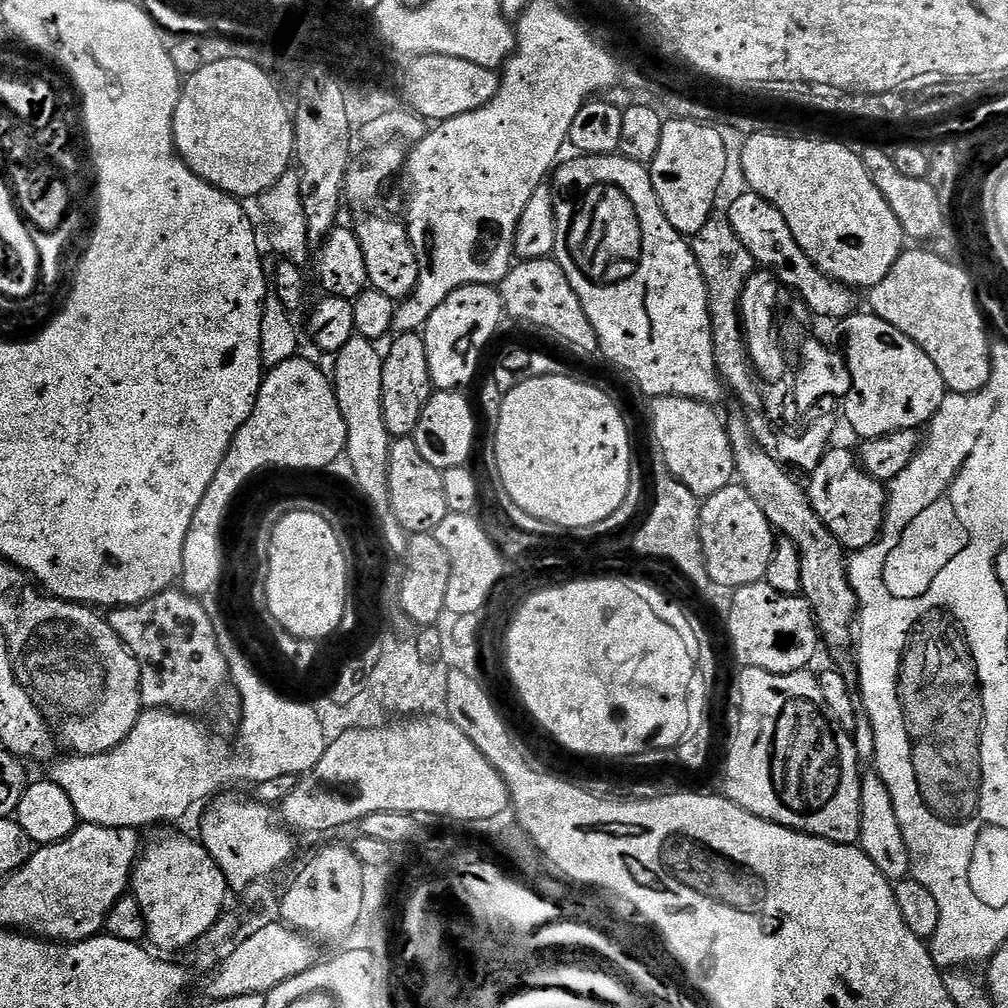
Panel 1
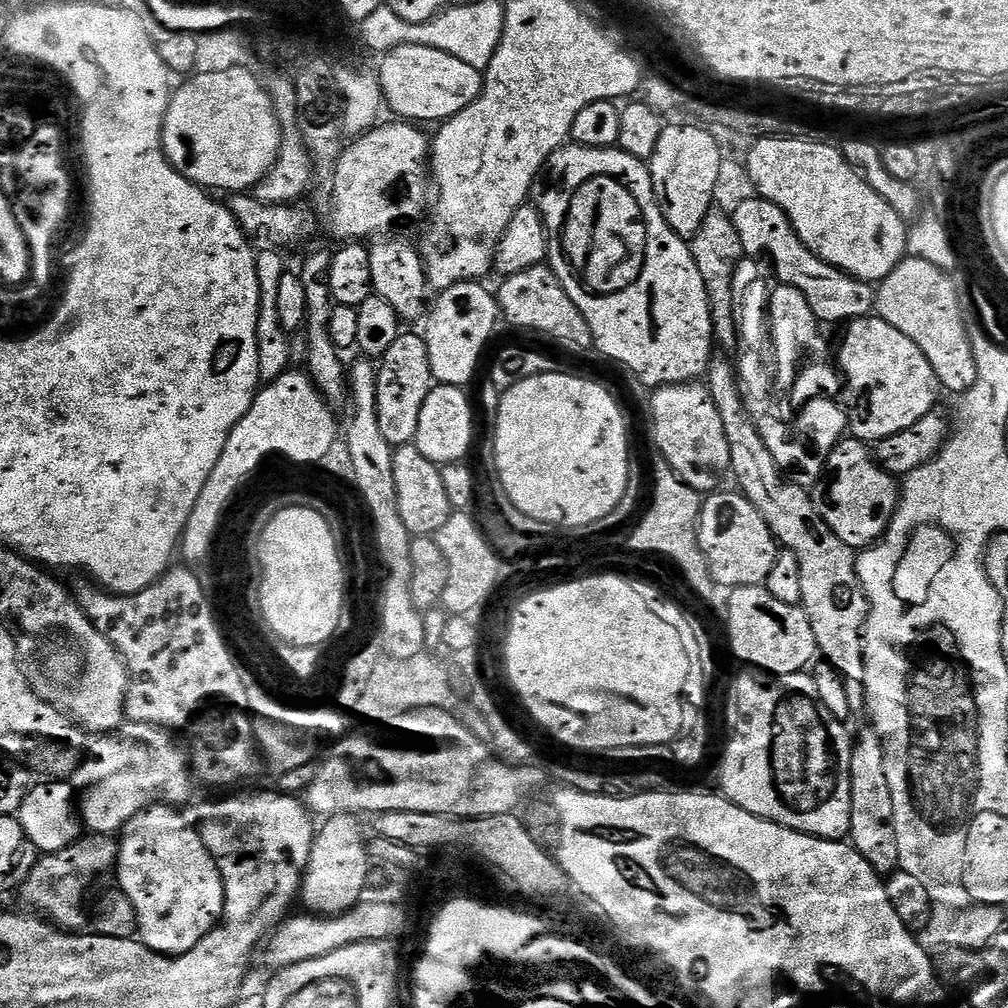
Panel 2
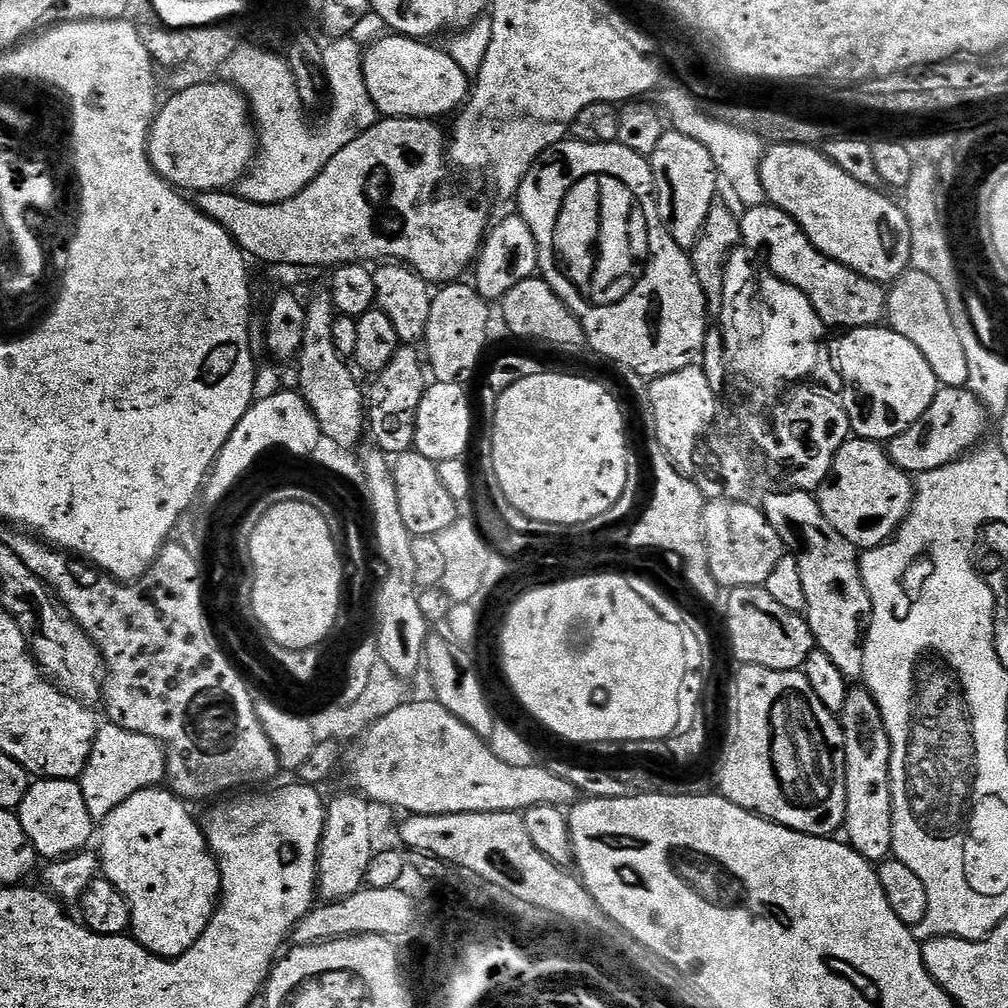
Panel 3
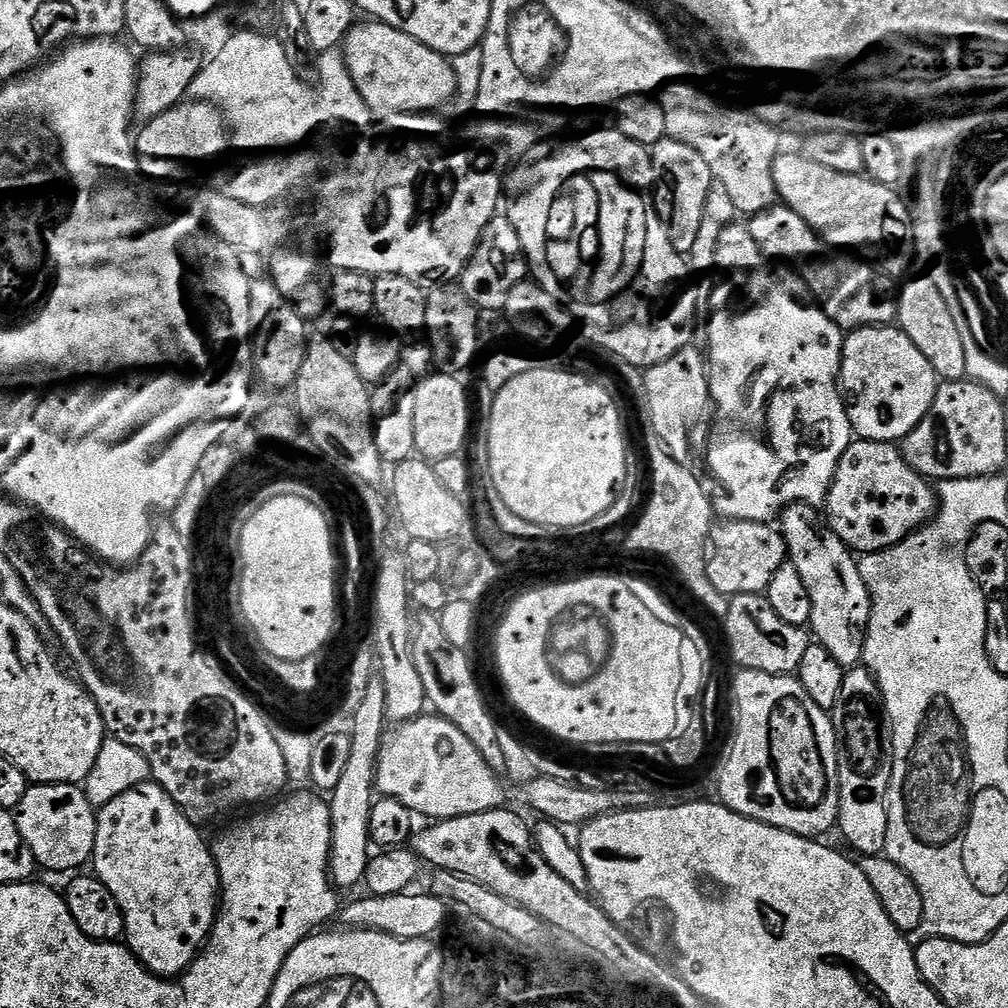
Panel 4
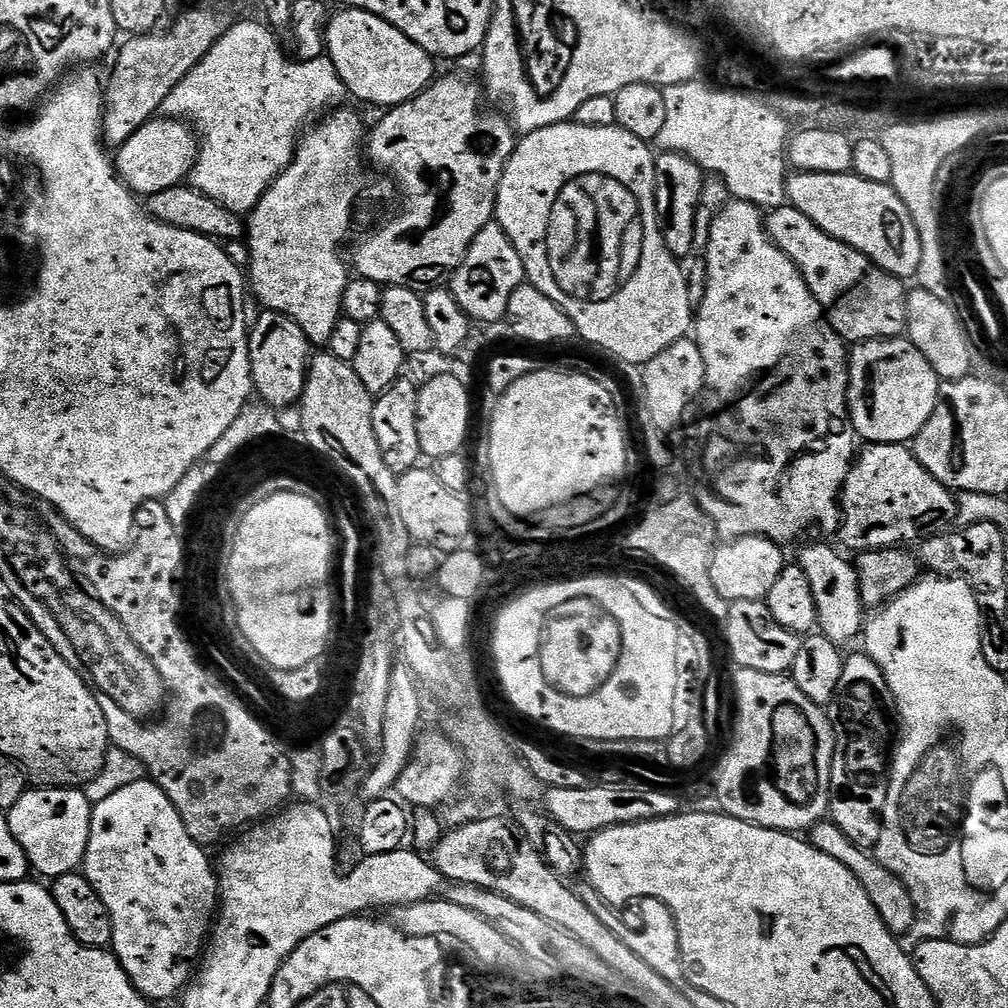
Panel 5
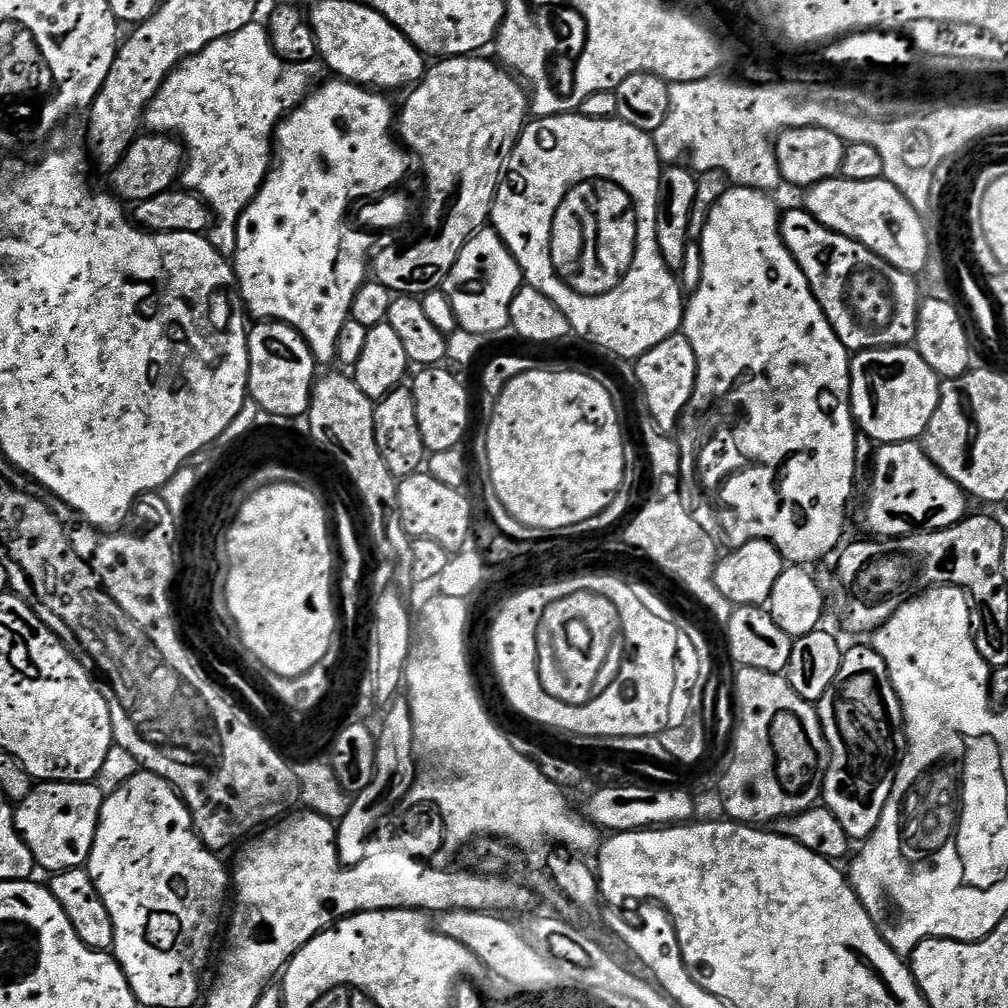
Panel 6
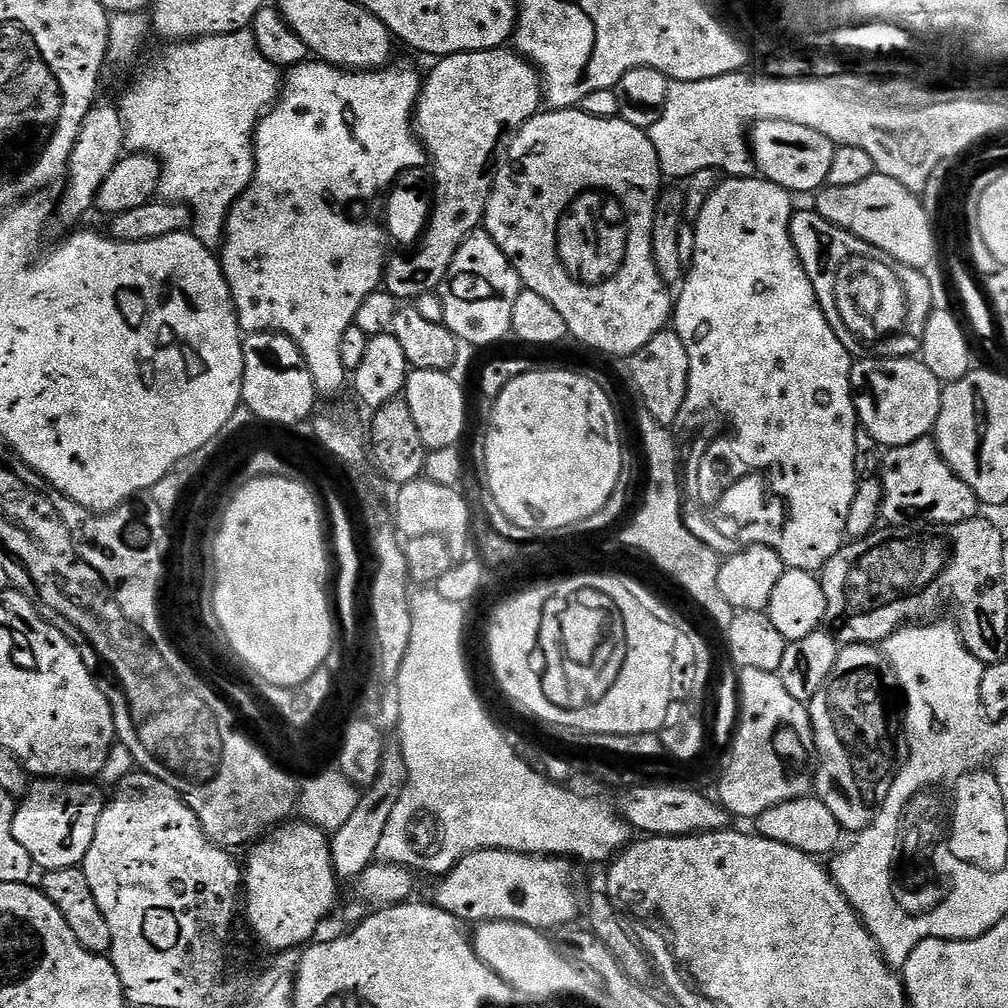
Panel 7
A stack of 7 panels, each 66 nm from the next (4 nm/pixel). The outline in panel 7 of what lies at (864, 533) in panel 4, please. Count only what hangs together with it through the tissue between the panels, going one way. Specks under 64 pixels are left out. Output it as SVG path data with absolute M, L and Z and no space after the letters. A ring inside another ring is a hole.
M935 439L915 440L906 446L887 449L882 456L880 481L884 487L881 517L889 525L901 523L900 516L909 516L912 522L928 524L957 524L977 519L982 505L976 499L974 490L950 470L942 458Z

